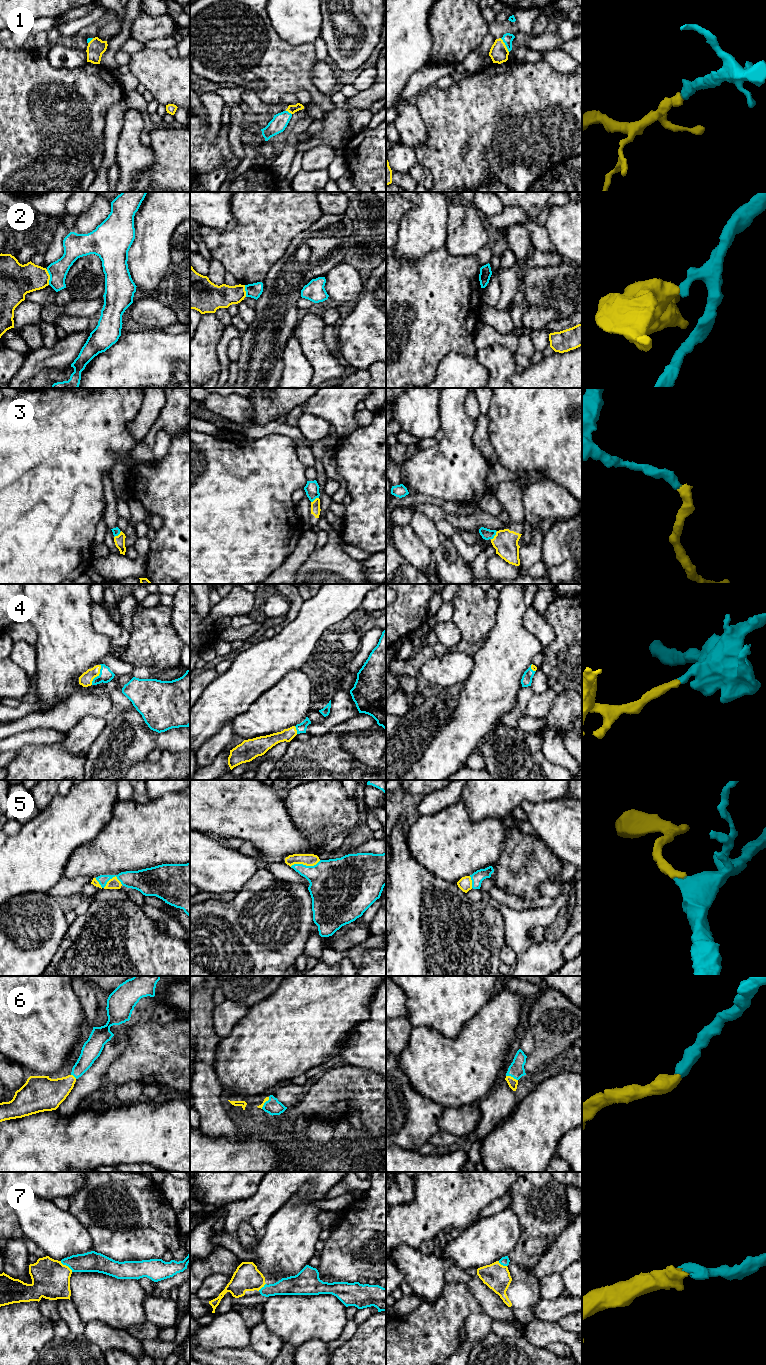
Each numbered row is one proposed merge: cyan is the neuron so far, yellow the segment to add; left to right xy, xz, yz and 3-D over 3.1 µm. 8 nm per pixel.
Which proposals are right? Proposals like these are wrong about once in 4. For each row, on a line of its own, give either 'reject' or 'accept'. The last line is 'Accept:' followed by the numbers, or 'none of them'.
1: accept
2: reject
3: accept
4: accept
5: accept
6: accept
7: accept
Accept: 1, 3, 4, 5, 6, 7

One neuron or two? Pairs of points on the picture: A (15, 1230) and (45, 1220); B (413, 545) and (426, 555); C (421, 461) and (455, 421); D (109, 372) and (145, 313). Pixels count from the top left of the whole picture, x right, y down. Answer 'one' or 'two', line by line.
A: two
B: one
C: one
D: two

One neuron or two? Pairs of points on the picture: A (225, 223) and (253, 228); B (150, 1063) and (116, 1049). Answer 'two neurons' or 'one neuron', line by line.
A: two neurons
B: two neurons

